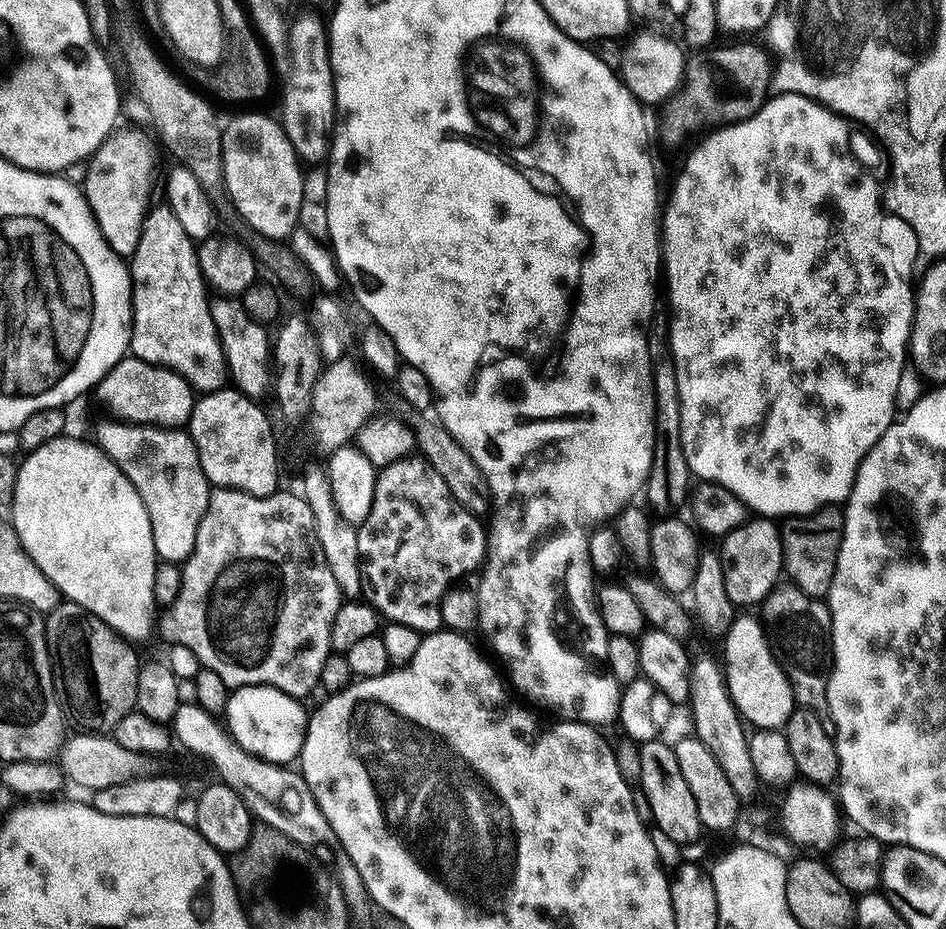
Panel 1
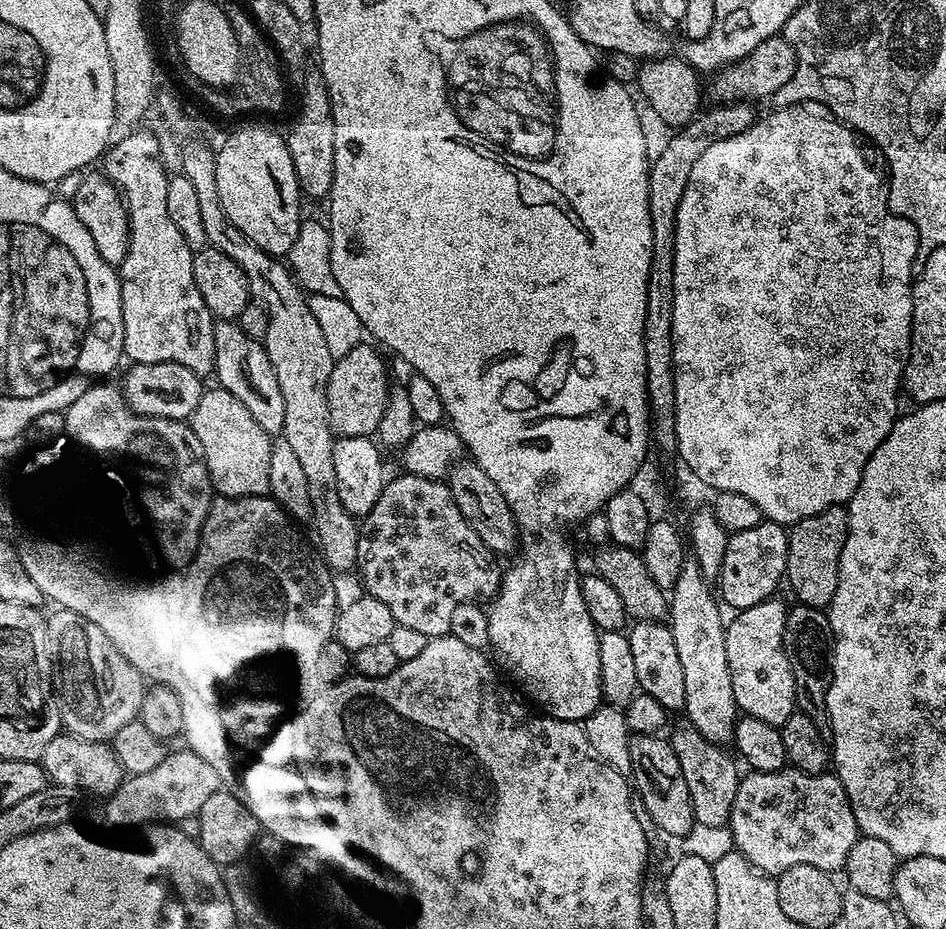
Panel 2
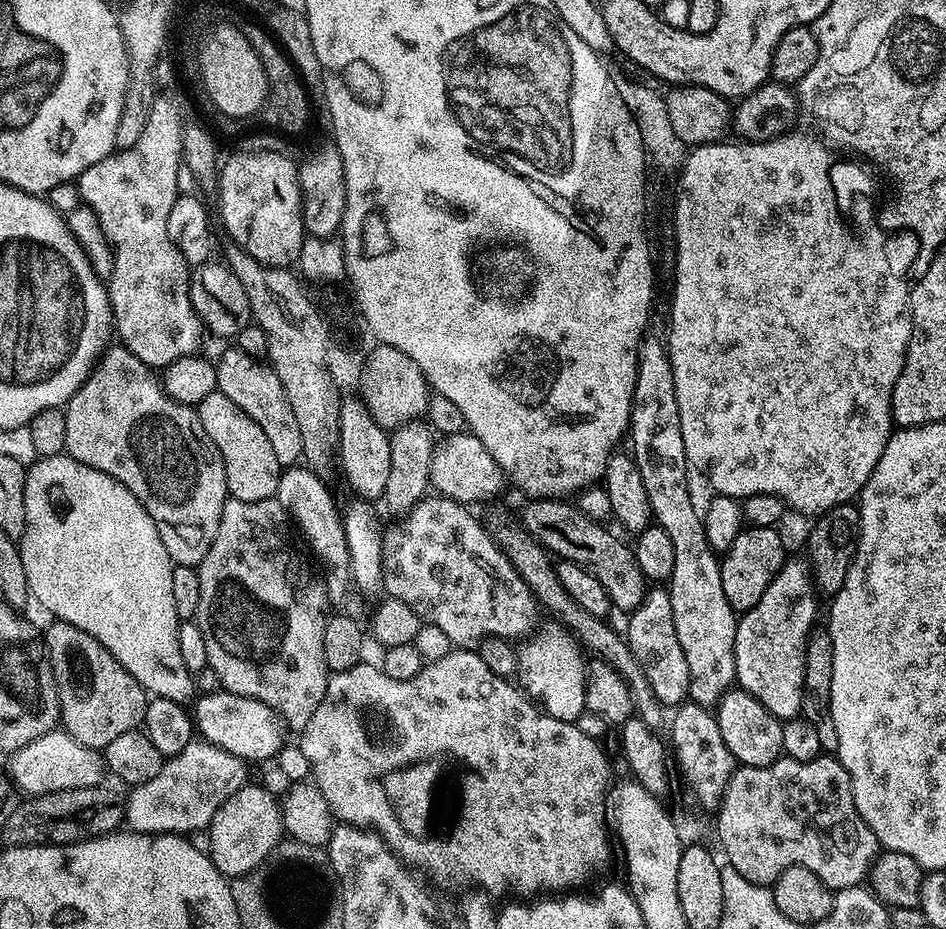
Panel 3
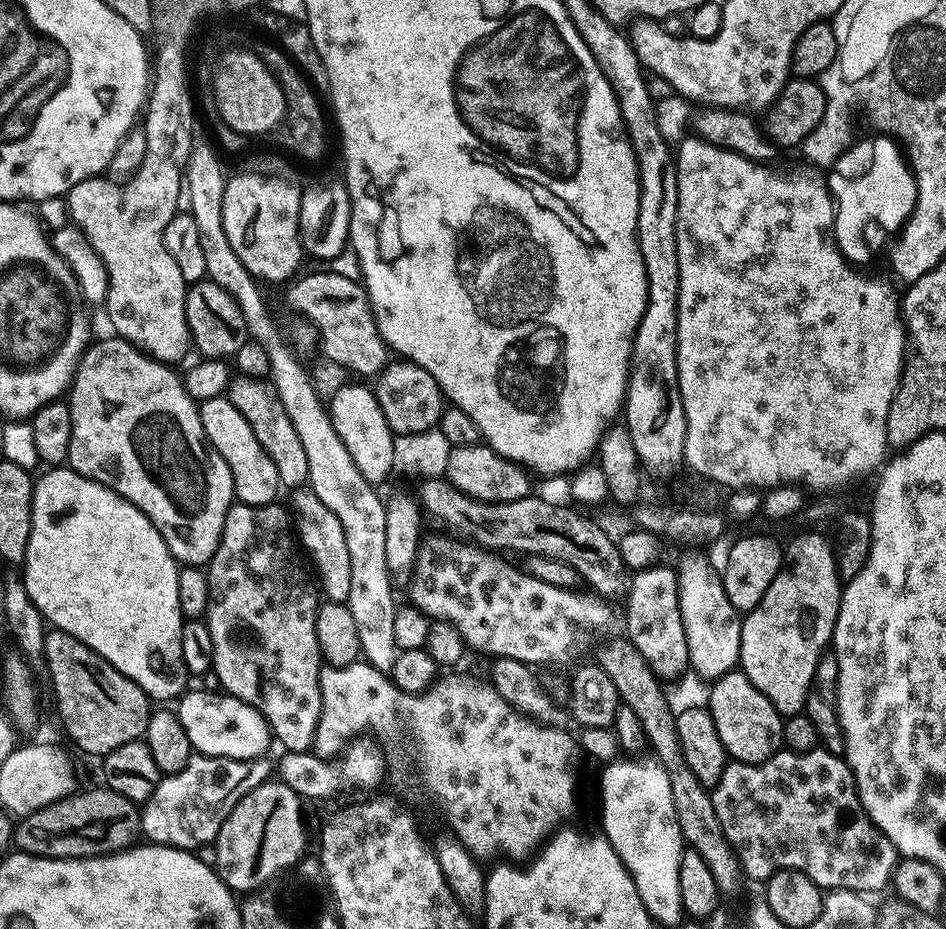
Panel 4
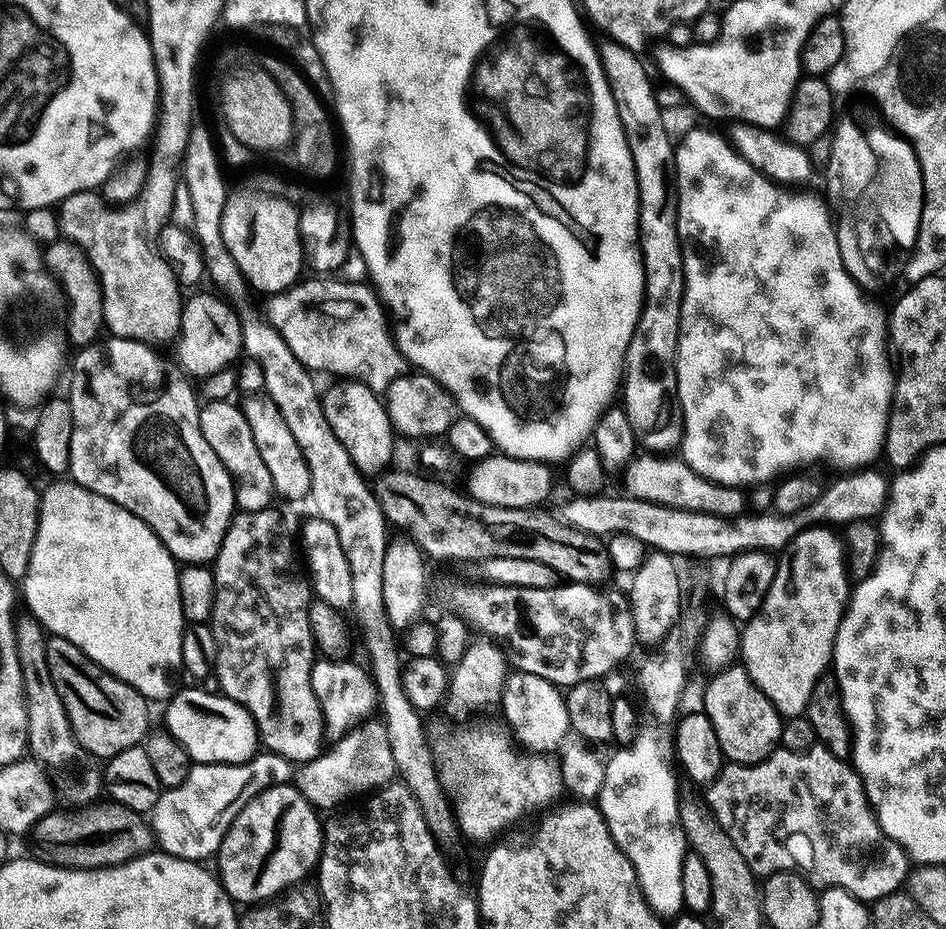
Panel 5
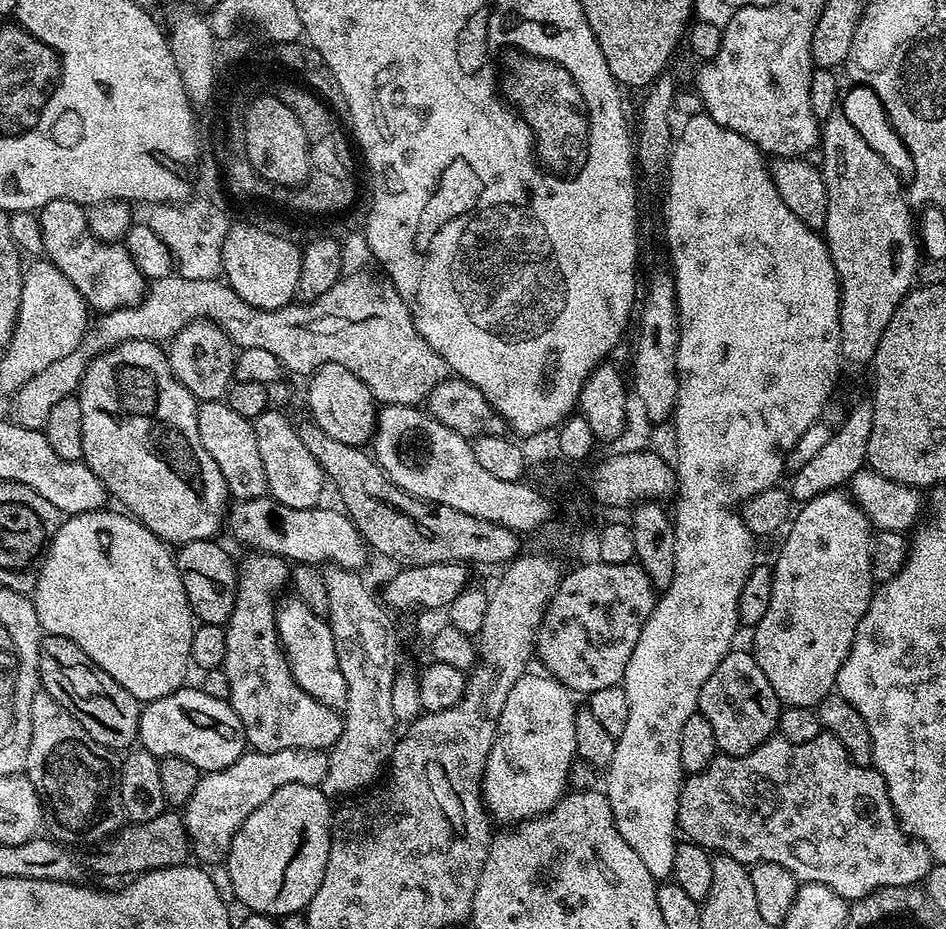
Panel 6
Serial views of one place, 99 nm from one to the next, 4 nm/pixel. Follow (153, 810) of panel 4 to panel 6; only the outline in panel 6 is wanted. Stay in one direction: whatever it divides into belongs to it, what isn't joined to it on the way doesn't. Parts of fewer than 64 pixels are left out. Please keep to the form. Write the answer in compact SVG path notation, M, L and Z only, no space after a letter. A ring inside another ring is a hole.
M318 748L314 750L278 750L277 752L248 750L238 758L238 762L234 762L217 772L203 773L194 794L190 794L187 804L182 809L184 825L188 831L190 848L195 859L197 856L201 860L197 861L204 866L216 864L219 860L220 863L227 861L232 839L242 826L242 822L246 822L246 818L250 818L250 814L254 814L254 810L258 810L258 806L262 806L262 802L266 802L266 798L270 798L270 794L274 794L282 786L287 784L323 785L328 773L328 757L327 751Z

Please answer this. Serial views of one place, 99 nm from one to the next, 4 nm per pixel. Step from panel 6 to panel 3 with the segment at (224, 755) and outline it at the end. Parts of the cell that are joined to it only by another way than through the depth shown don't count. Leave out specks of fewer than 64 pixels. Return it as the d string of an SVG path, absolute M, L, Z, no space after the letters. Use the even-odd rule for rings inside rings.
M223 690L201 695L195 704L194 724L199 735L209 744L218 746L245 762L271 761L286 743L281 717L268 704Z

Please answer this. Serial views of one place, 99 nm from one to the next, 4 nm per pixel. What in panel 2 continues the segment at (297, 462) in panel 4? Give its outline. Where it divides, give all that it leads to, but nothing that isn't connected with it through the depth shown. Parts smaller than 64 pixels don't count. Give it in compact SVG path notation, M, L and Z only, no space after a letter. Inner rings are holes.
M217 319L215 325L215 383L219 387L226 389L230 394L234 394L234 398L238 398L238 402L242 402L242 406L246 406L246 410L250 410L250 414L254 414L254 420L258 422L258 426L262 426L262 430L266 430L269 436L275 438L281 435L286 422L286 402L282 402L282 390L278 387L278 374L274 374L274 366L270 362L270 354L264 349L263 343L250 338L250 334L246 334L246 330L242 330L242 326L235 319Z

